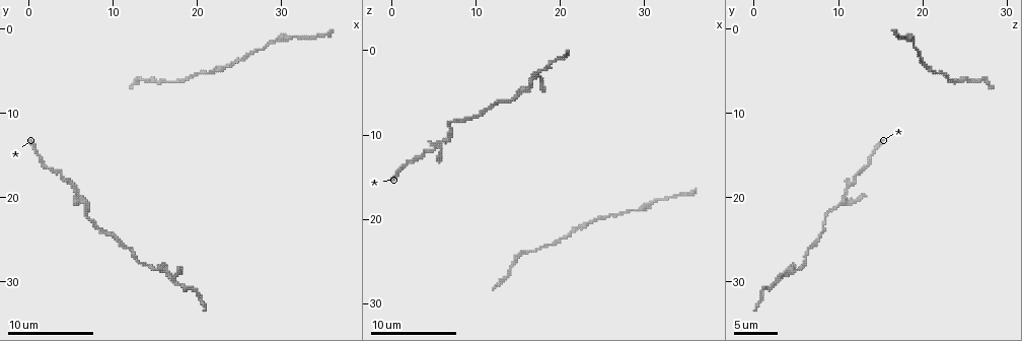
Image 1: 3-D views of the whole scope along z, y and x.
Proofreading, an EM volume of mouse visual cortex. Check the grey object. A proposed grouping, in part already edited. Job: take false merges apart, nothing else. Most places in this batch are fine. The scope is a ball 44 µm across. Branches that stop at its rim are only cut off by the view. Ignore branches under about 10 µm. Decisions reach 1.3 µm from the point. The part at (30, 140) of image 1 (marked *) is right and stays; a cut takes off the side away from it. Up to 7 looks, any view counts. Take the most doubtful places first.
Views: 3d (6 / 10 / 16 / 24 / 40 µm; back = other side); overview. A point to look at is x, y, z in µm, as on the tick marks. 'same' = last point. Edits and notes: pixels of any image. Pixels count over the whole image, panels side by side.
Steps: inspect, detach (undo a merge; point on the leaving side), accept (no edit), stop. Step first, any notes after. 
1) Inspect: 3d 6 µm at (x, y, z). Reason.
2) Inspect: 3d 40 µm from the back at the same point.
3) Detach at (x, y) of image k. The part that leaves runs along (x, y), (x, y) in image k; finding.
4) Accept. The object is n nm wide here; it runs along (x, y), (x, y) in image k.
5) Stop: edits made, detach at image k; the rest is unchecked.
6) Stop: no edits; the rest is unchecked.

Inspect: 3d 6 µm at (21.2, 5.4, 21.6). Thick turns thin.

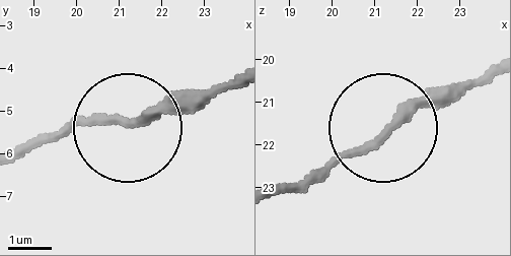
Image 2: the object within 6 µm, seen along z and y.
Inspect: 3d 6 µm from the back at (21.25, 5.25, 21.75). Other side.

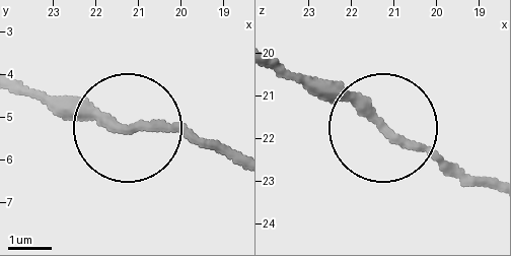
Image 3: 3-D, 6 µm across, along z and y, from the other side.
Accept. The object is 210 nm wide here; continuous, no second neuron.

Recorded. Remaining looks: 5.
Inspect: 3d 16 µm at (16.6, 29.2, 3.8). Thin neck.

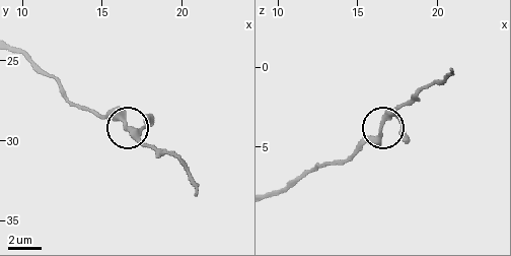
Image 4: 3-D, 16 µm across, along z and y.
Accept. It runs along (273, 194), (285, 191), (318, 167), (355, 156), (411, 97) in image 4; all the same neuron.

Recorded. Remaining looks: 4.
Inspect: 3d 6 µm at (15.8, 6.2, 23.8). Thick turns thin.

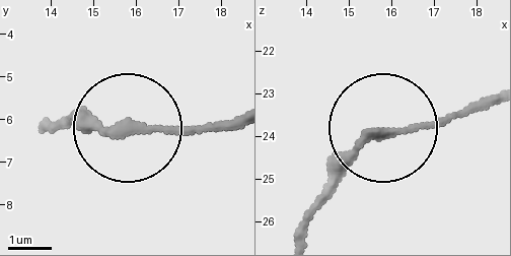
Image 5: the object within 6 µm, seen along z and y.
Accept. One neuron here.

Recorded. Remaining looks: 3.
Stop: no edits; the rest is unchecked.

